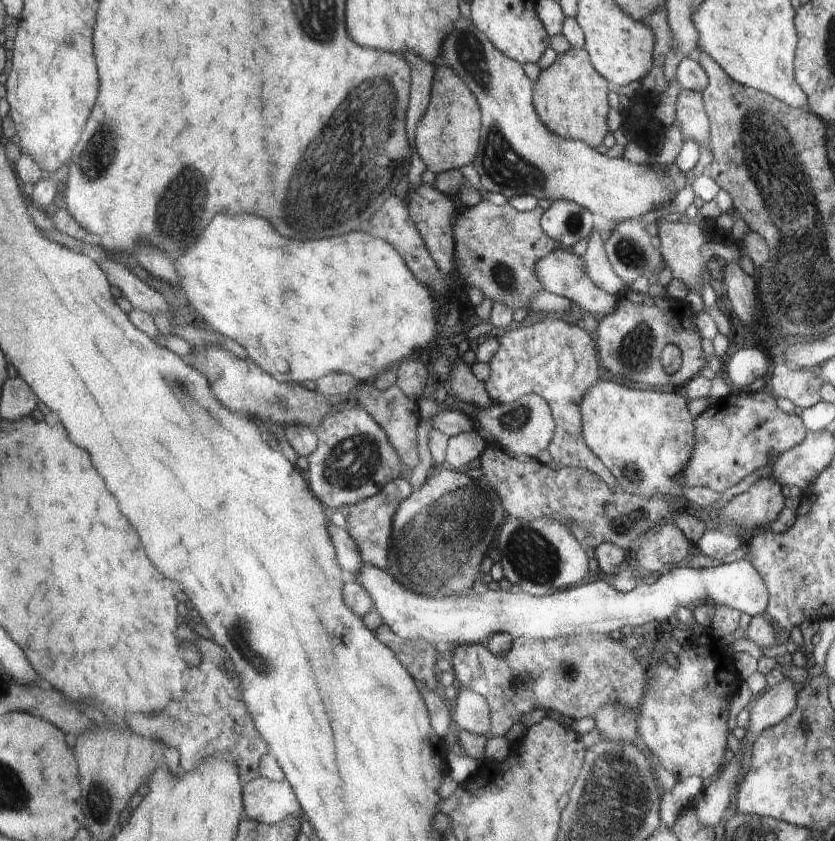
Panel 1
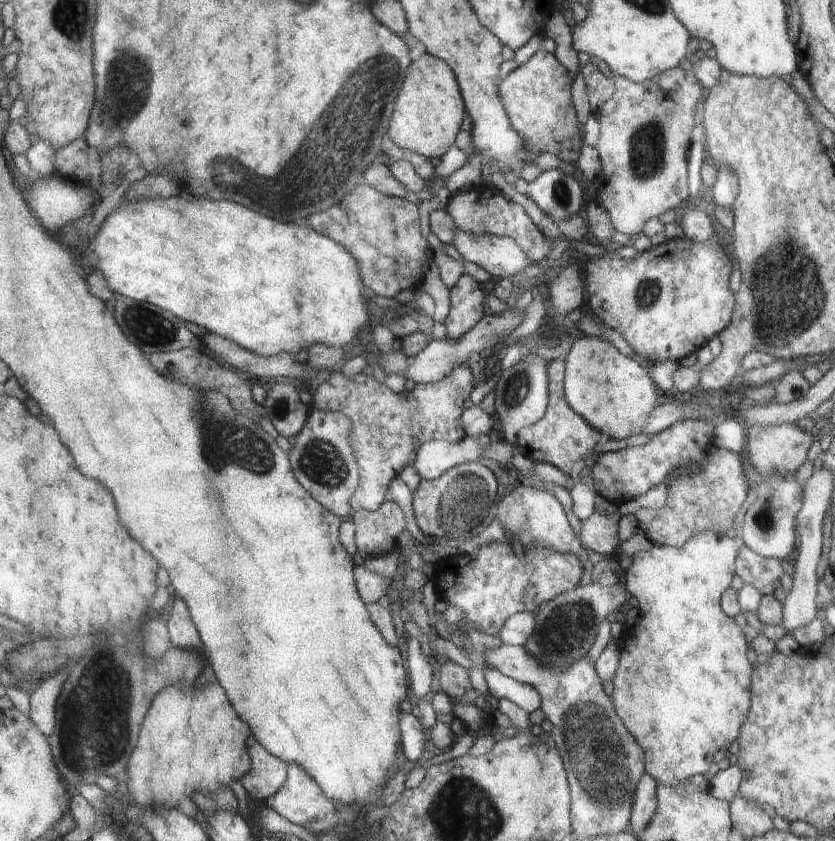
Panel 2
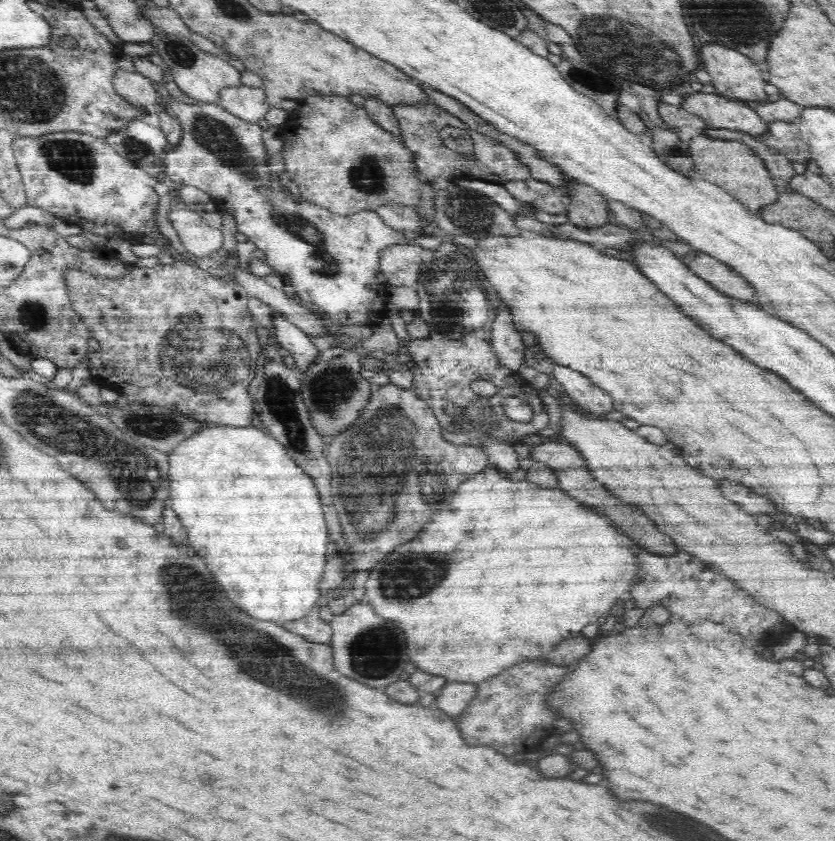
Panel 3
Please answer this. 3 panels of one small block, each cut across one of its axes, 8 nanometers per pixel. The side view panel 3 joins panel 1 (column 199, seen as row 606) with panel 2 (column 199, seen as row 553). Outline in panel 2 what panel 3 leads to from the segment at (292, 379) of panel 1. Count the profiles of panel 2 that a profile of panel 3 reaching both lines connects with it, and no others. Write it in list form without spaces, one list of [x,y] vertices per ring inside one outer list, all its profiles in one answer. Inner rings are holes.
[[[178,196],[178,198],[174,198],[174,208],[170,206],[172,202],[168,202],[168,200],[160,202],[160,200],[162,198],[149,201],[145,199],[129,206],[118,207],[109,214],[106,224],[100,228],[100,234],[92,242],[94,244],[94,256],[96,256],[94,258],[96,268],[106,274],[110,288],[116,294],[130,296],[130,298],[136,298],[136,300],[154,302],[154,304],[178,314],[180,318],[184,318],[188,322],[196,322],[196,324],[208,328],[210,332],[216,332],[216,334],[222,334],[226,338],[240,342],[246,350],[263,357],[280,353],[288,353],[294,356],[304,349],[308,352],[311,349],[310,346],[314,346],[318,342],[346,350],[347,347],[344,344],[348,344],[352,340],[352,336],[356,332],[360,332],[362,326],[368,324],[368,310],[366,310],[366,302],[364,302],[362,292],[360,292],[360,278],[358,278],[356,262],[340,244],[328,240],[326,236],[316,234],[314,230],[310,230],[306,226],[276,222],[268,216],[262,216],[262,214],[250,210],[250,208],[244,208],[244,204],[230,202],[230,200]]]

